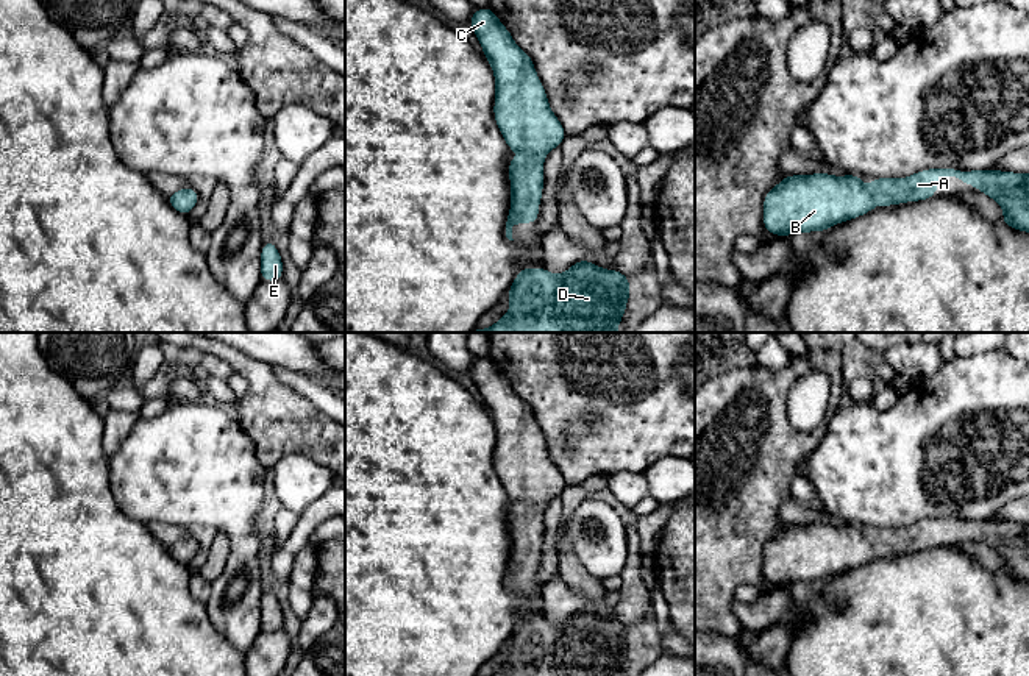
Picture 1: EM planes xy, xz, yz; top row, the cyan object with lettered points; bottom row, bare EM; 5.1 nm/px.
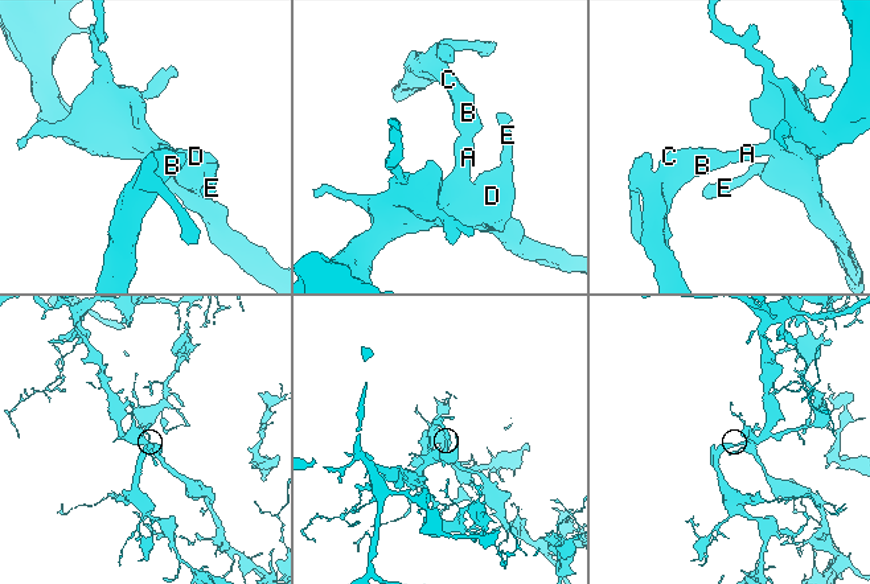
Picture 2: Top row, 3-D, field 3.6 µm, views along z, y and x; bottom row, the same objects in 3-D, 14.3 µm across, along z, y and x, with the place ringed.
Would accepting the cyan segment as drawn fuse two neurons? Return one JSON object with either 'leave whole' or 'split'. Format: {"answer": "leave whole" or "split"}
{"answer": "leave whole"}

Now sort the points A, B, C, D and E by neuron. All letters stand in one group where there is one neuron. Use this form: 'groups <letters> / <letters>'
groups A B C D E

